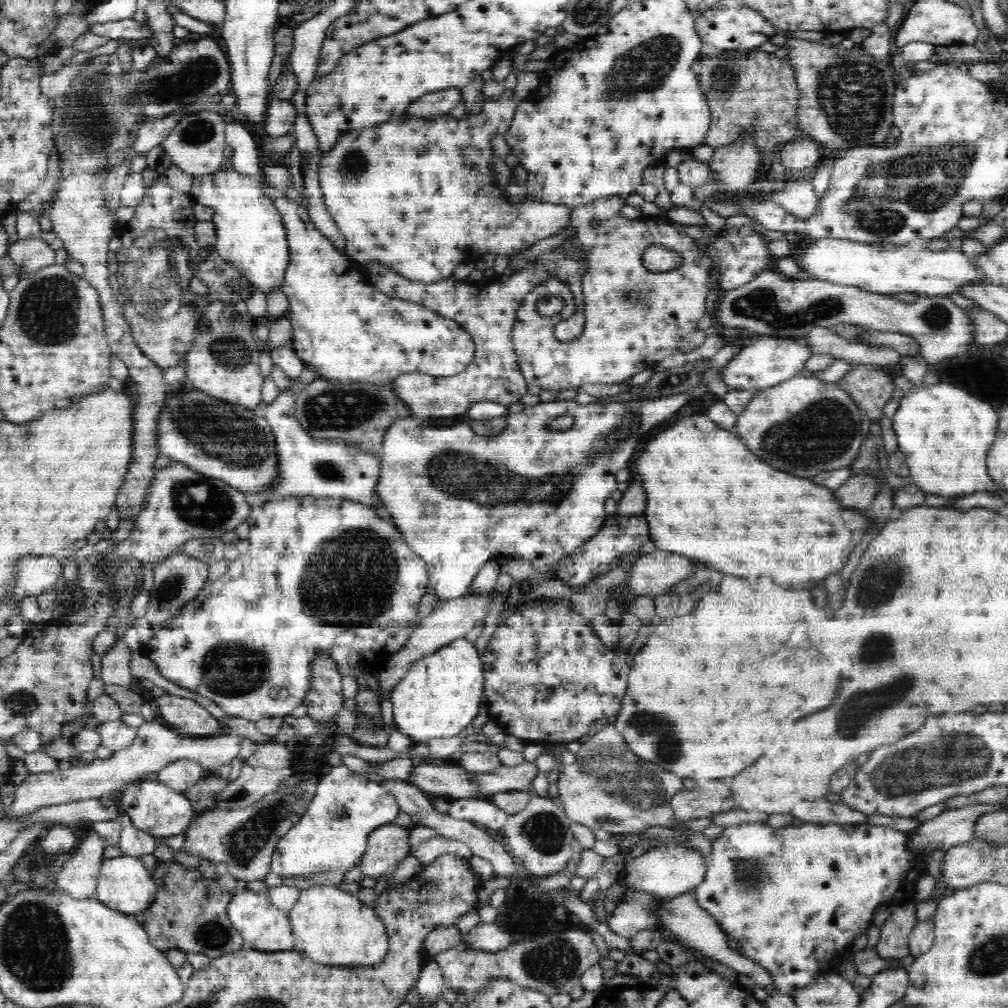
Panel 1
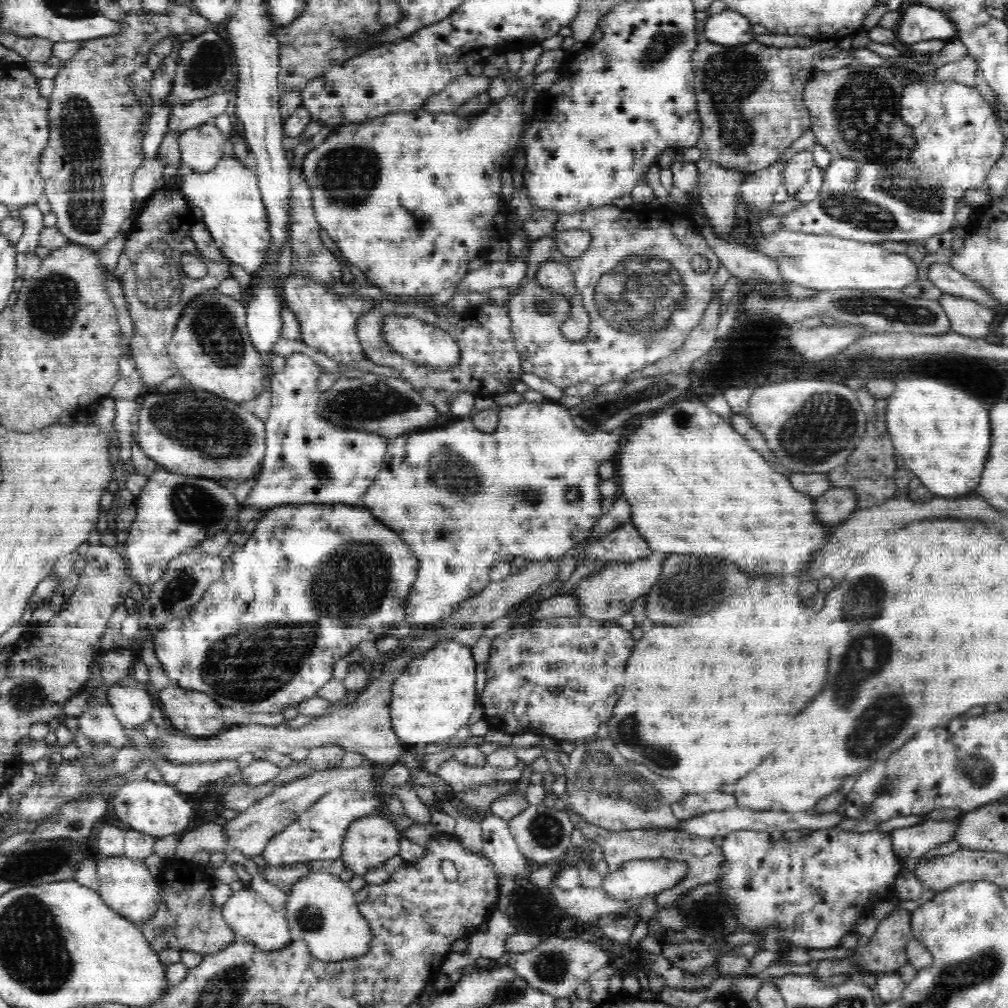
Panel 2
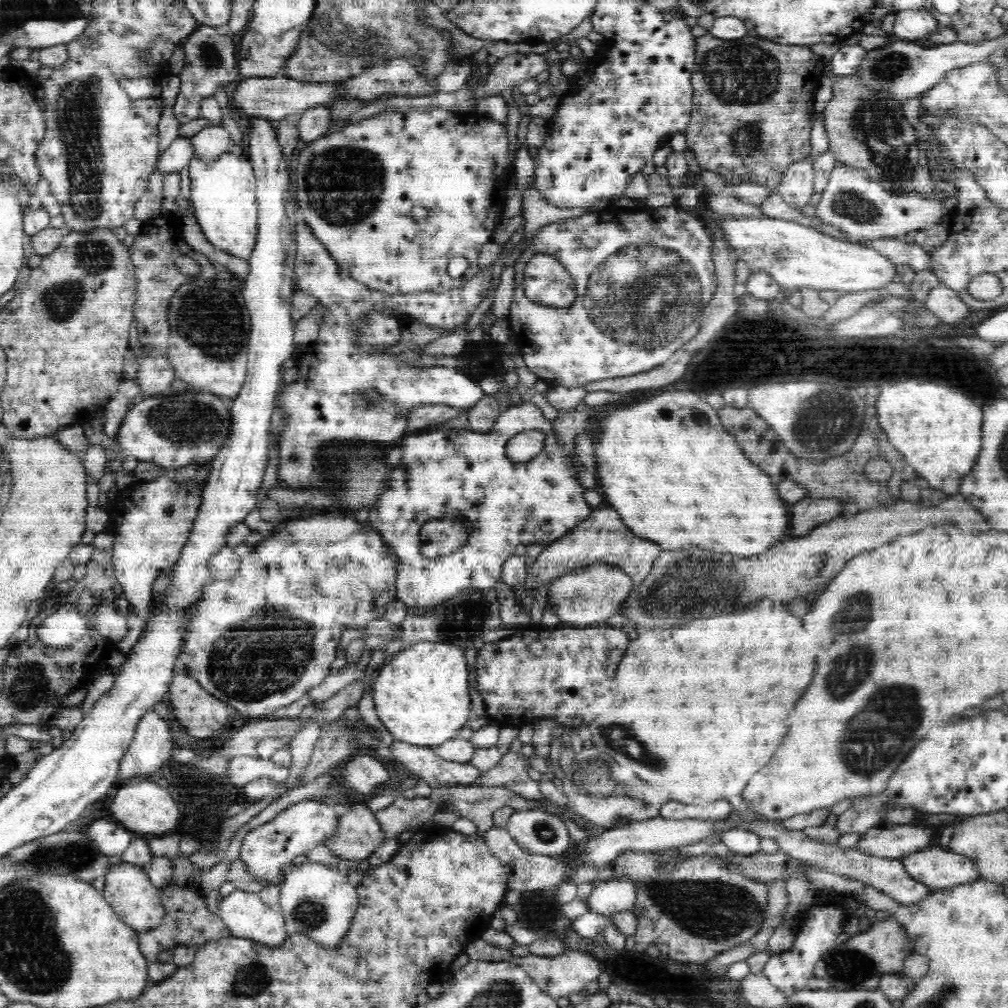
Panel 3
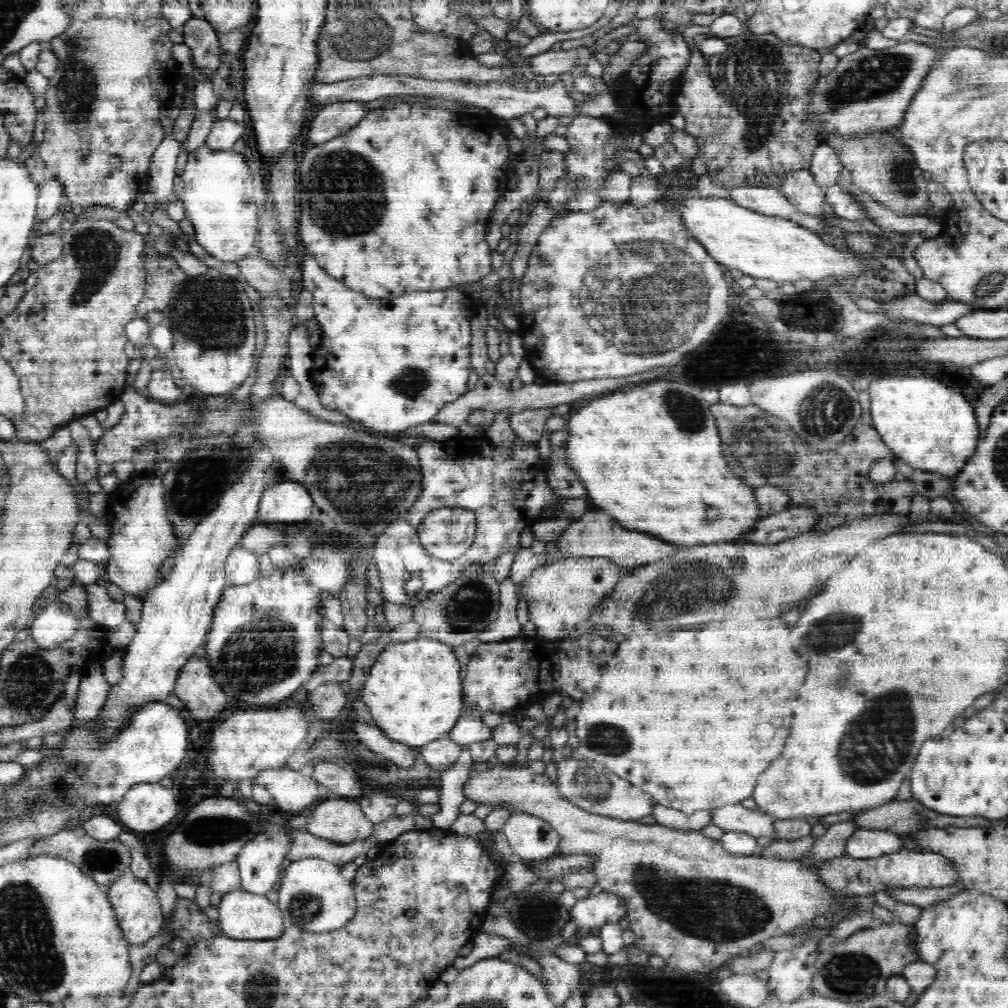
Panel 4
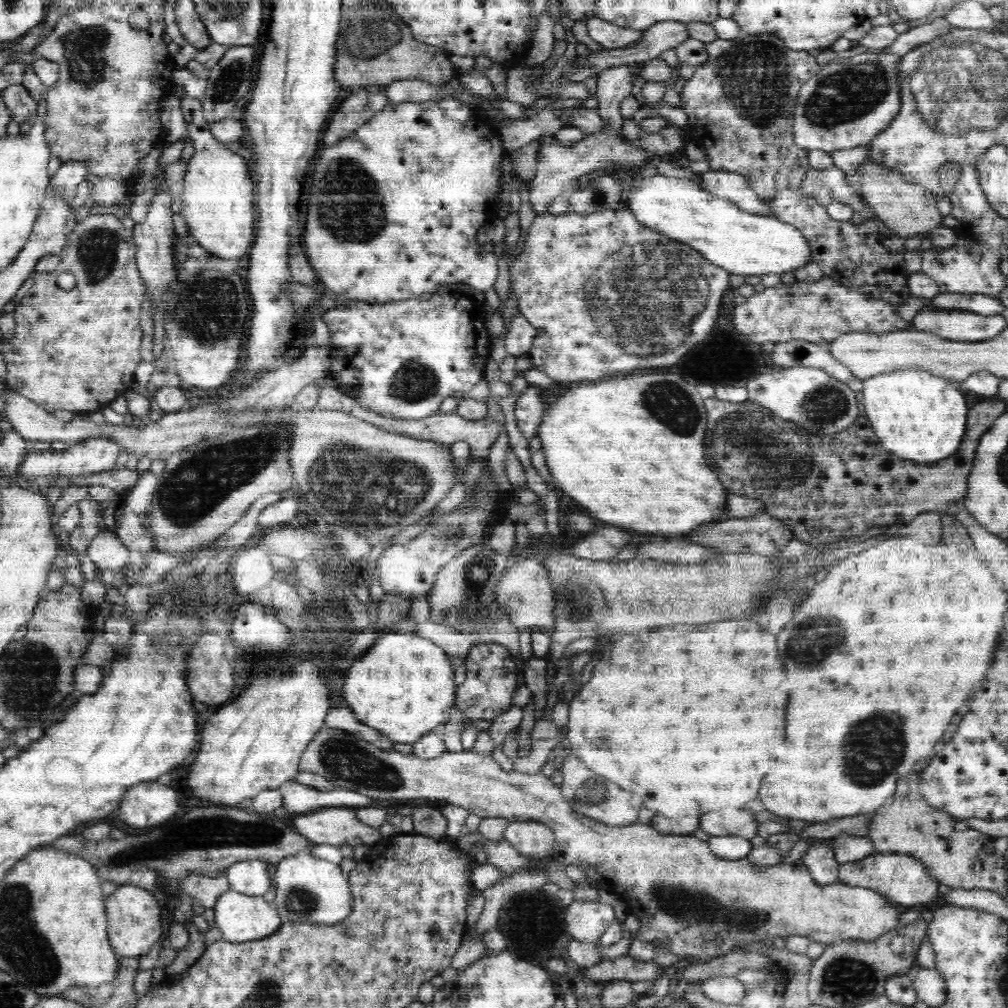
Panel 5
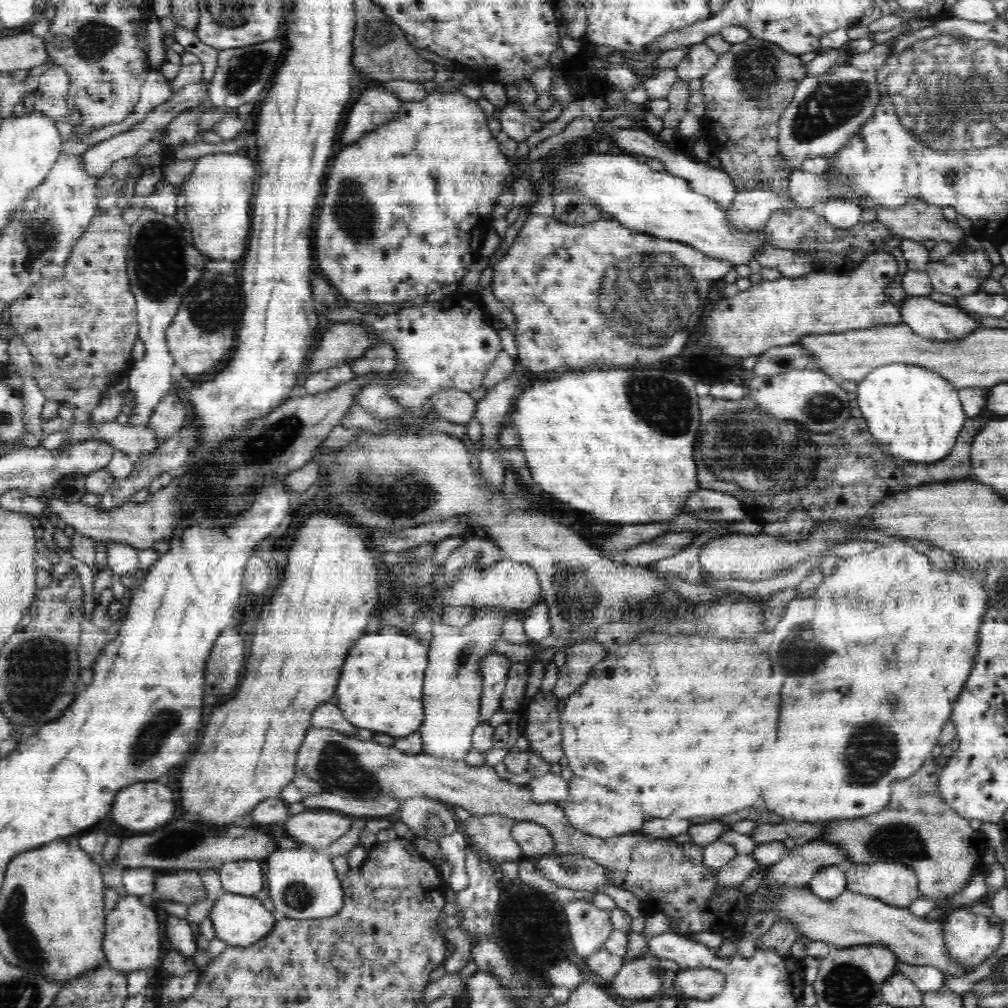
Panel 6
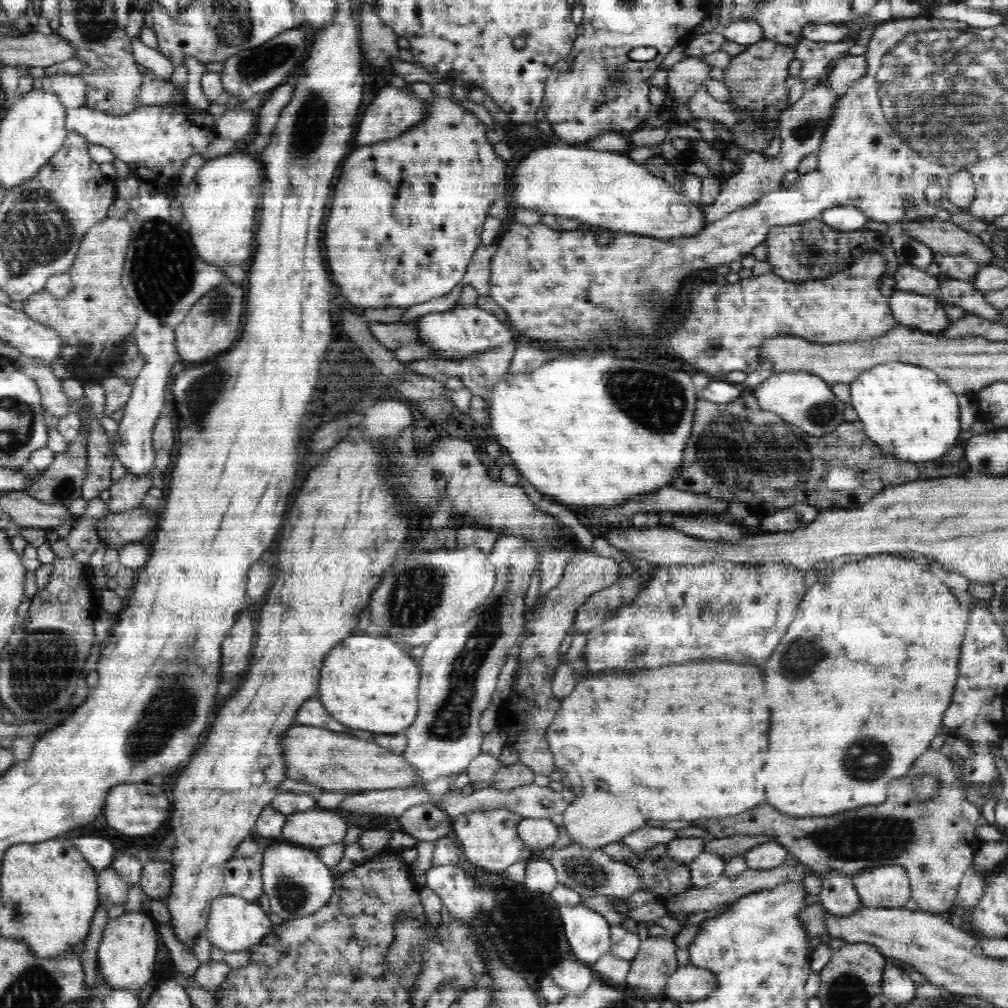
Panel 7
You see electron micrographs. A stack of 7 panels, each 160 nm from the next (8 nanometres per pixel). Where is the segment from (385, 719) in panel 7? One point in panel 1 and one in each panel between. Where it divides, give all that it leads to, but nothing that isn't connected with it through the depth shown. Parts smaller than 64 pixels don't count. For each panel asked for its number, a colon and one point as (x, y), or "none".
1: (439, 696)
2: (432, 698)
3: (422, 697)
4: (414, 690)
5: (402, 685)
6: (380, 688)

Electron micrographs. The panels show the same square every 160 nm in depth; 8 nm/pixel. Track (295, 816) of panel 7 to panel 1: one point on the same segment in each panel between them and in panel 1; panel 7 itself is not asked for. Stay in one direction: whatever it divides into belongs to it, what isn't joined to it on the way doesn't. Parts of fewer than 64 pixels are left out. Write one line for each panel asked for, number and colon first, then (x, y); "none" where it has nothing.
1: (387, 846)
2: (371, 842)
3: (358, 834)
4: (337, 820)
5: (337, 826)
6: (318, 828)

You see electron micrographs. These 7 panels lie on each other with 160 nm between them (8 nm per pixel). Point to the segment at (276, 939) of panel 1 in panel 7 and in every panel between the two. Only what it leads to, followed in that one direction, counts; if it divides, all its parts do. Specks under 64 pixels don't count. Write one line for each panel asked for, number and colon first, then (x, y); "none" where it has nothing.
2: (248, 915)
3: (244, 913)
4: (242, 915)
5: (240, 917)
6: (240, 920)
7: (234, 924)

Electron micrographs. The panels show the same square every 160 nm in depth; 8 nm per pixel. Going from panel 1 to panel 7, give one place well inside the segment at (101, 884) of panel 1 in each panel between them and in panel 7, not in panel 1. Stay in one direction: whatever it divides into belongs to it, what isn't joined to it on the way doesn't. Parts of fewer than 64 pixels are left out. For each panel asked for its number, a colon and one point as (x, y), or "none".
2: (126, 885)
3: (130, 892)
4: (138, 910)
5: (133, 916)
6: (132, 941)
7: (127, 951)

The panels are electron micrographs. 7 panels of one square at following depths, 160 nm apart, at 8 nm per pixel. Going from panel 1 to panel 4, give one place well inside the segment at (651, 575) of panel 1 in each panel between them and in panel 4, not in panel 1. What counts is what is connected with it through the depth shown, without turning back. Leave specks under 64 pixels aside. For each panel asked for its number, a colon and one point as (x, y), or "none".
2: (606, 595)
3: (591, 595)
4: (560, 595)

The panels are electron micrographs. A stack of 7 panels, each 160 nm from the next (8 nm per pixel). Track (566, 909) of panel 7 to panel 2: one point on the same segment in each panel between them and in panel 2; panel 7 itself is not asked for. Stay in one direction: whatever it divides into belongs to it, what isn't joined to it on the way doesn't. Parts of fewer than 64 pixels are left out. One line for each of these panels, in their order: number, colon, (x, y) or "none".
2: (639, 878)
3: (616, 895)
4: (591, 913)
5: (586, 921)
6: (590, 926)

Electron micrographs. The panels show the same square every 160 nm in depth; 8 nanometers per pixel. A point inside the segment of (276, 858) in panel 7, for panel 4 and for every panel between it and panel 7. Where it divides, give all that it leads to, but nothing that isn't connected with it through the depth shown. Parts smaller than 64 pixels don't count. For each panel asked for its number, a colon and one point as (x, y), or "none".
4: (313, 895)
5: (308, 889)
6: (303, 884)

